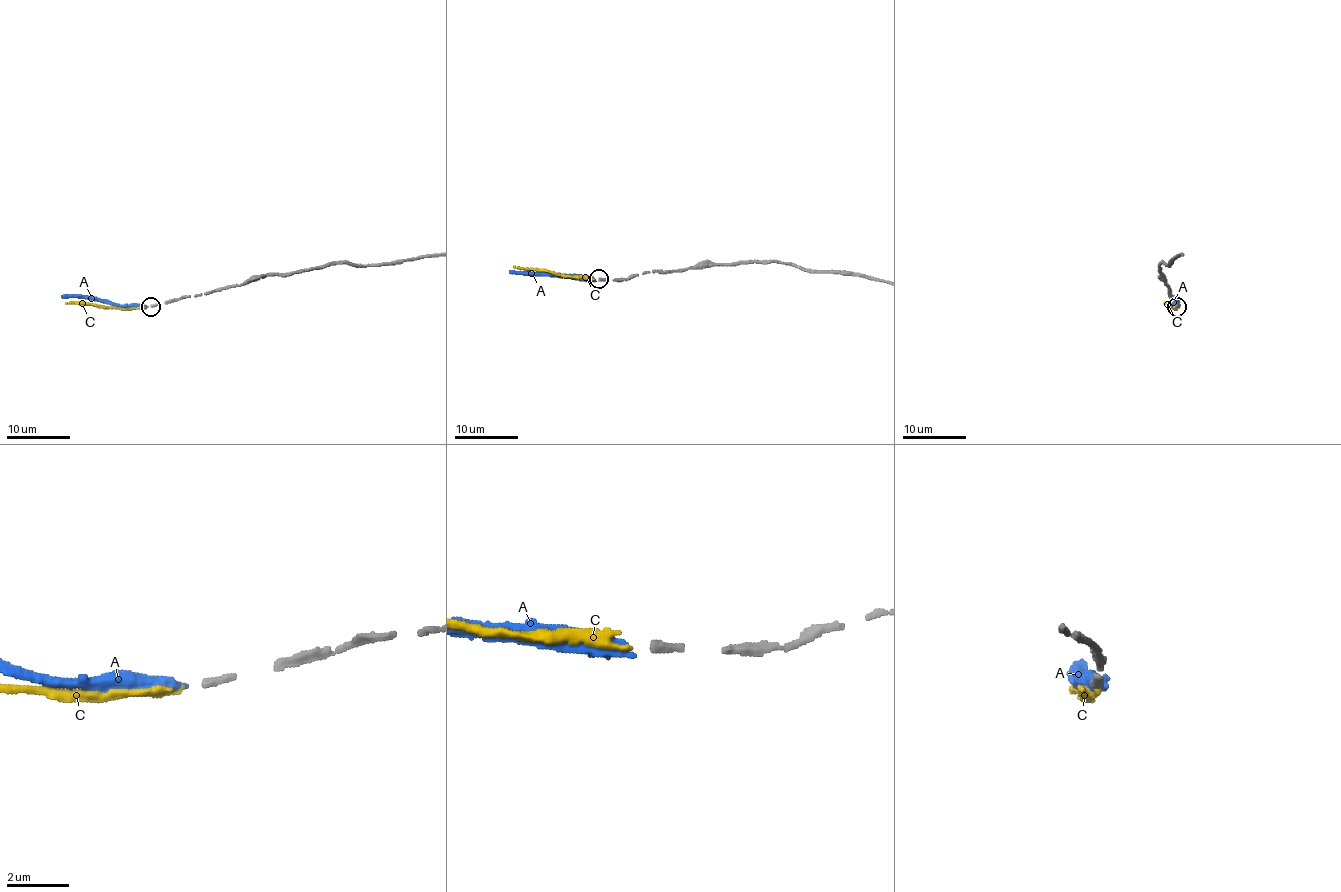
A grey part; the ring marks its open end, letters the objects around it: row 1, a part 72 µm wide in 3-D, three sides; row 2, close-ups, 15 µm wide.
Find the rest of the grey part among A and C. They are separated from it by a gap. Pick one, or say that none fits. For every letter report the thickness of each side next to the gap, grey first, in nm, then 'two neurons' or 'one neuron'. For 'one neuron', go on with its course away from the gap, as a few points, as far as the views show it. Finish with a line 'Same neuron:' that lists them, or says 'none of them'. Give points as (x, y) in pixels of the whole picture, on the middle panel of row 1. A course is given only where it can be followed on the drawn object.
A: calibres 260 and 320 nm; two neurons
C: calibres 260 and 160 nm; one neuron; course (595, 280), (562, 276), (514, 265)
Same neuron: C

